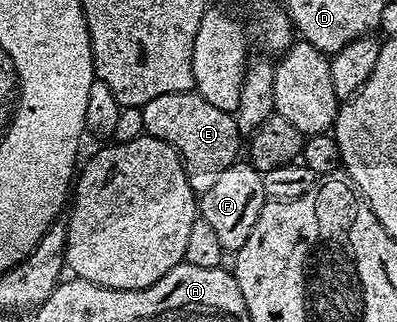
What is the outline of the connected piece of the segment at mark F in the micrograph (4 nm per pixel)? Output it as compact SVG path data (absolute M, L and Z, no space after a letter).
M238 161L223 169L223 174L215 180L215 185L211 185L211 189L200 192L199 218L211 225L212 231L219 236L219 245L223 245L226 251L236 253L243 245L247 245L247 237L251 237L251 229L255 229L255 221L259 221L259 213L266 201L262 172L256 171L247 161Z

